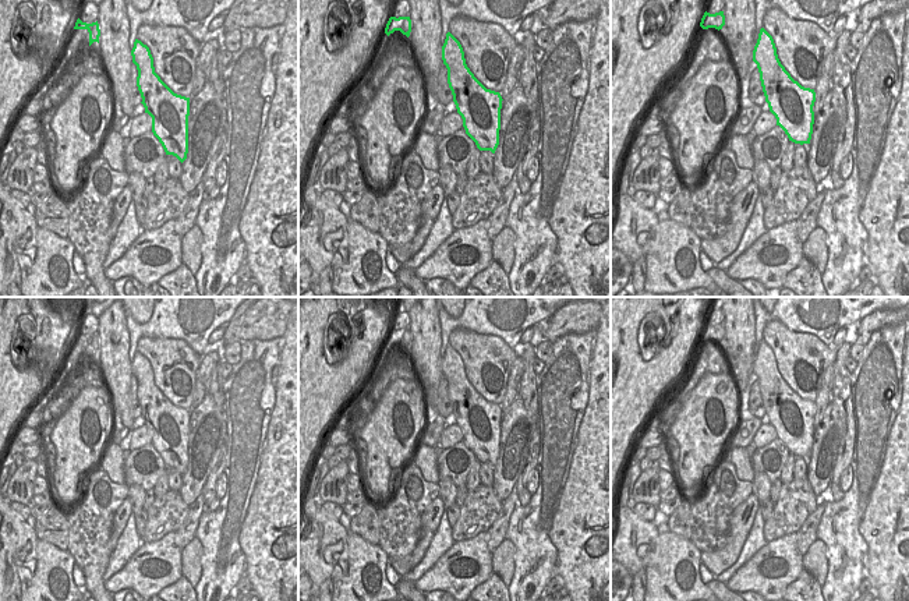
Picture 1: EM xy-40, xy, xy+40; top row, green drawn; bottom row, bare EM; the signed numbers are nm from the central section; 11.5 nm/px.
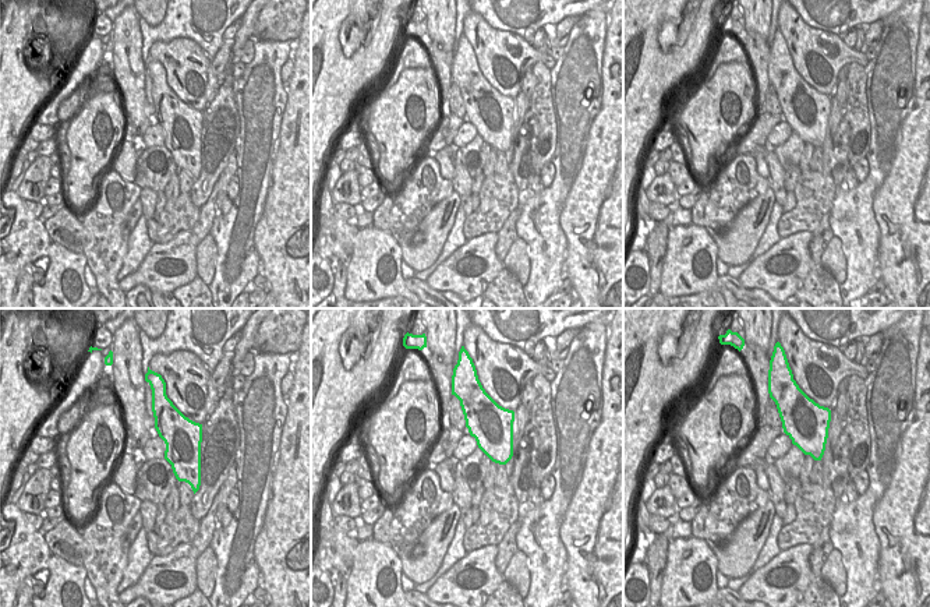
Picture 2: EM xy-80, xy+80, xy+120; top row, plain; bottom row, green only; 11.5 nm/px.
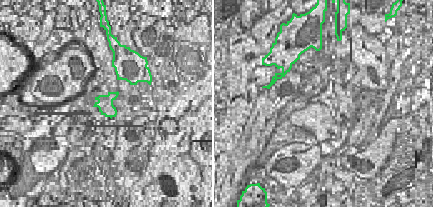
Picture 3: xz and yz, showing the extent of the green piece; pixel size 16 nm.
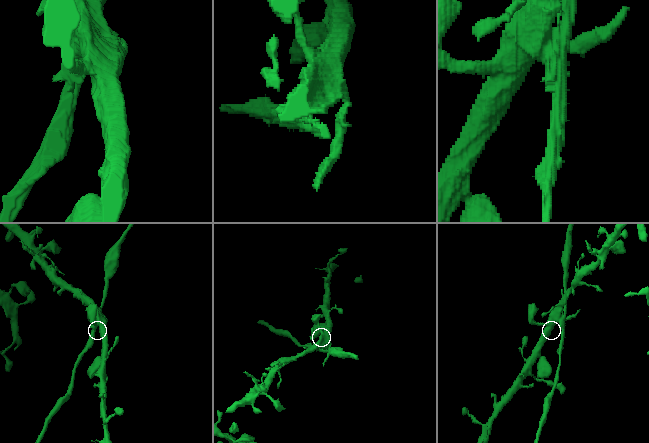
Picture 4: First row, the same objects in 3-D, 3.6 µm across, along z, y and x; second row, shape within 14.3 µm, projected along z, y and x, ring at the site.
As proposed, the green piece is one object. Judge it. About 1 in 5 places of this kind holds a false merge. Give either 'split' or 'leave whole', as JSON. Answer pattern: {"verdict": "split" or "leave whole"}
{"verdict": "split"}

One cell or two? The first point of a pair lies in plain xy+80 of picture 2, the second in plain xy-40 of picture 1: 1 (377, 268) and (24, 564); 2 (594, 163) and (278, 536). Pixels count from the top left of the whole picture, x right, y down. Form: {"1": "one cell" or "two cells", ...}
{"1": "two cells", "2": "one cell"}

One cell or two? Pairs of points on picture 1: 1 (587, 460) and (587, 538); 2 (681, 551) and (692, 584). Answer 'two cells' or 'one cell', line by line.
1: one cell
2: one cell

